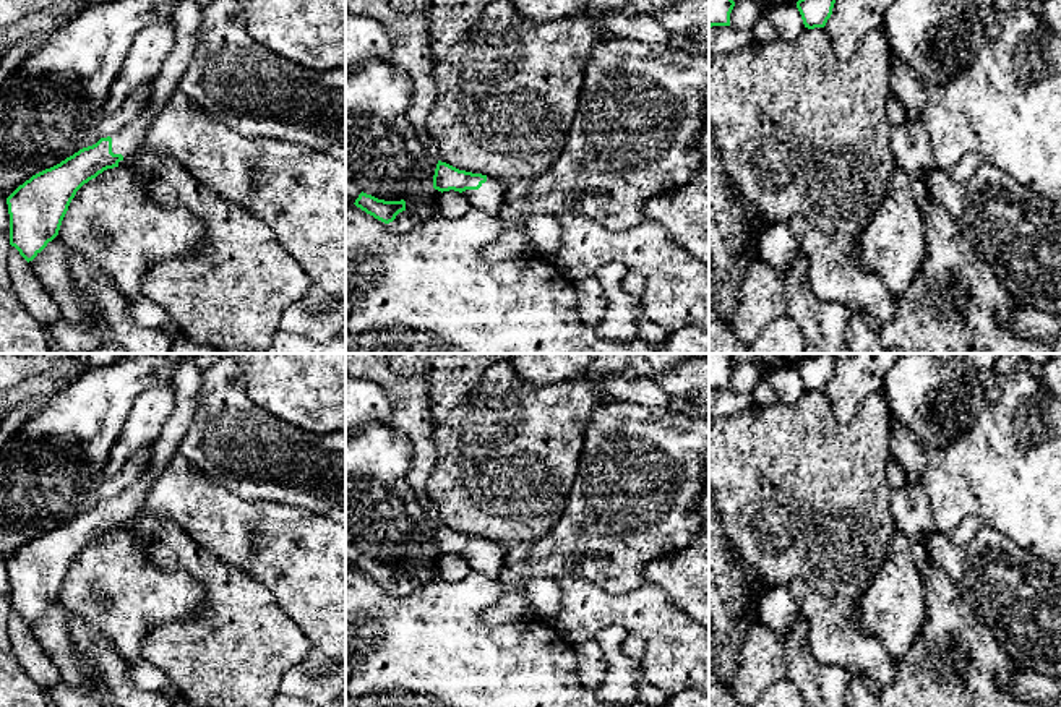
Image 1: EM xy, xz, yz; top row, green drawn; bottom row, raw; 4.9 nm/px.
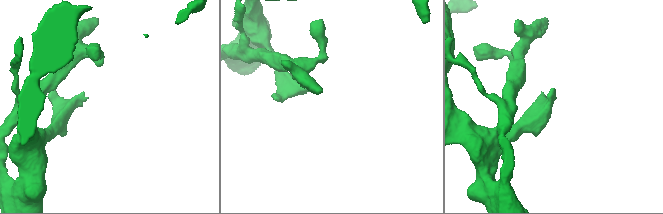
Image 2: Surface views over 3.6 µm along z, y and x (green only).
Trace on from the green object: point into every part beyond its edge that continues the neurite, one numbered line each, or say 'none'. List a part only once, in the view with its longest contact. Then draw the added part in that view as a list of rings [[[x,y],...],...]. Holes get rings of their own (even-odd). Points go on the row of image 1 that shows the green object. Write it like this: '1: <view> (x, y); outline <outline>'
1: xy (187, 20); outline [[[180,0],[172,15],[172,24],[175,42],[157,75],[149,81],[149,105],[110,136],[112,152],[123,156],[120,167],[131,167],[141,157],[152,118],[178,89],[178,81],[190,65],[203,31],[203,8],[195,0]]]

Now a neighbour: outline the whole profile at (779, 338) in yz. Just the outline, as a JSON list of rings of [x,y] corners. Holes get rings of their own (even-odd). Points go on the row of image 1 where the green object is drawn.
[[[709,313],[709,354],[803,354],[803,334],[785,315],[745,345],[733,334],[730,321]]]

